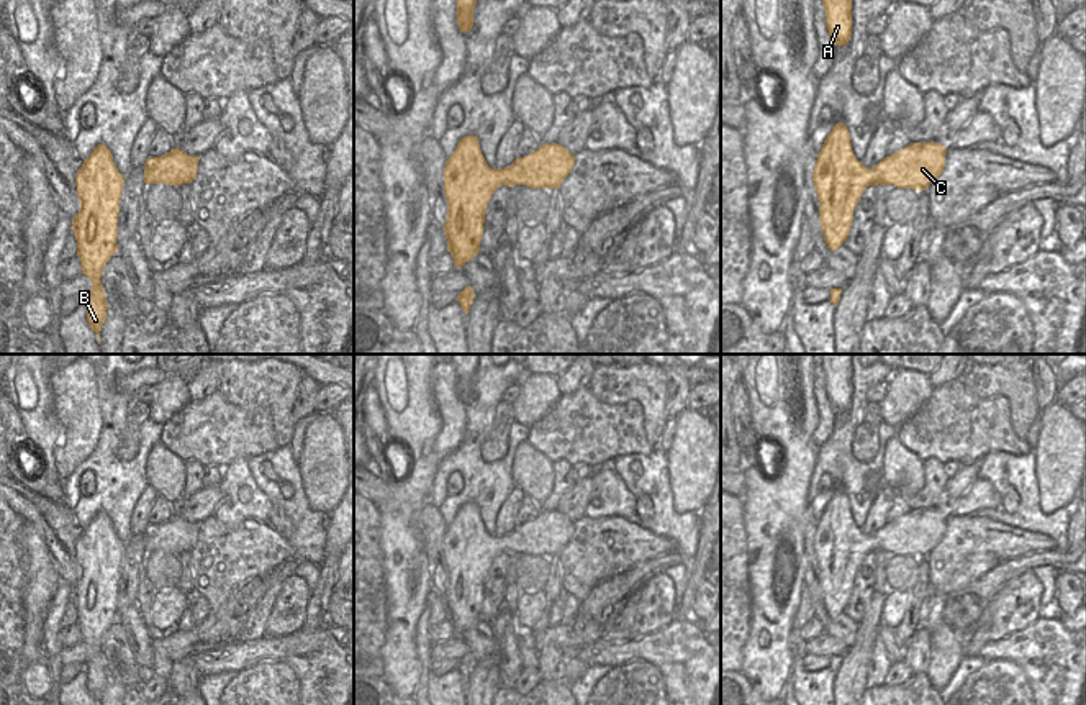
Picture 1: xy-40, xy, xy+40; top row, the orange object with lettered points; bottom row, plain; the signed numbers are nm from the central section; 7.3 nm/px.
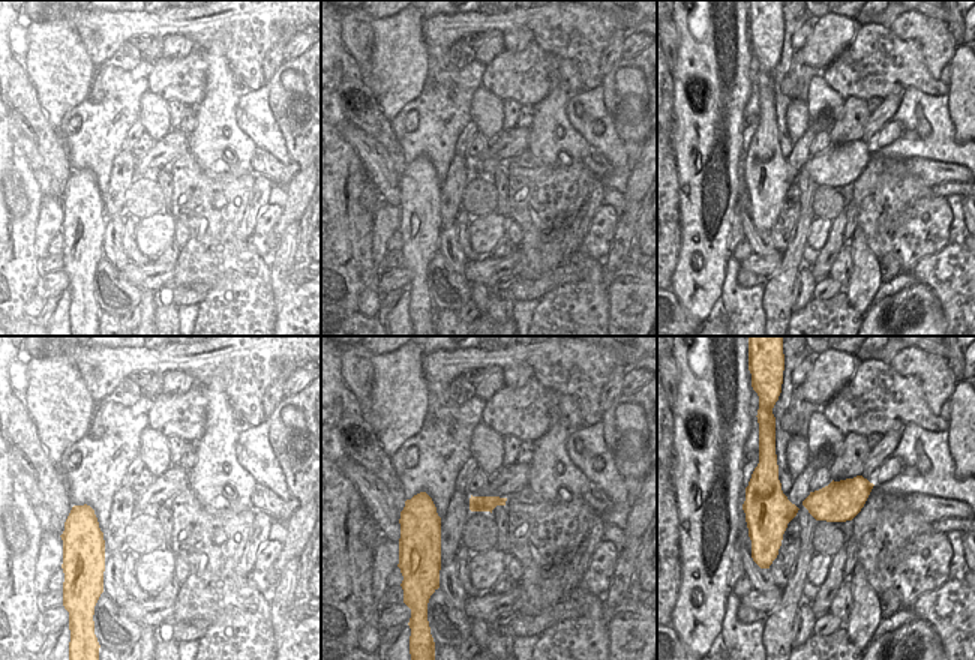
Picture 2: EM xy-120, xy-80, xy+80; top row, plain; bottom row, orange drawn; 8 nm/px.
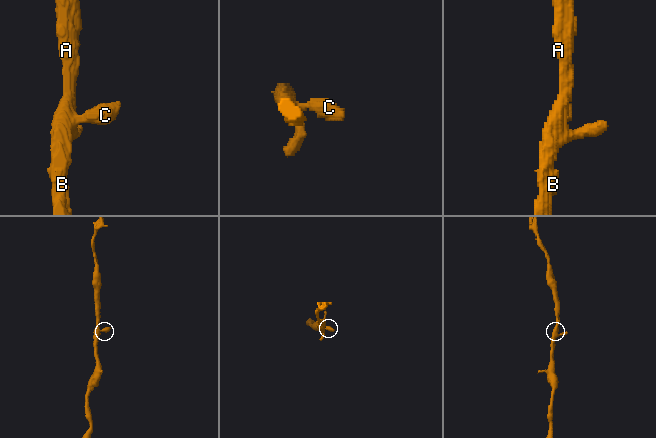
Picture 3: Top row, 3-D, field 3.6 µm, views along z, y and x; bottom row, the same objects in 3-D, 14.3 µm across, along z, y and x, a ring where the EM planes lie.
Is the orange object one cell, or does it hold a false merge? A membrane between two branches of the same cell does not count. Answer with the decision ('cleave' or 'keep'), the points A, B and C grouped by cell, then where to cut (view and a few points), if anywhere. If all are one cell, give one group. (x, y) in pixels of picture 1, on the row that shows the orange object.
keep; A B C; no cut

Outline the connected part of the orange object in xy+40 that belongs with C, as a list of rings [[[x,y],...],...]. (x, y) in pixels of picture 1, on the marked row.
[[[837,123],[814,164],[819,220],[830,251],[839,249],[852,226],[853,210],[868,185],[925,190],[943,171],[947,149],[939,143],[911,143],[867,169],[853,154],[850,133]]]

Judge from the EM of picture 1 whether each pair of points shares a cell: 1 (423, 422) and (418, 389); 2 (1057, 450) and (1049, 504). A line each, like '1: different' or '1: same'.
1: same
2: same

